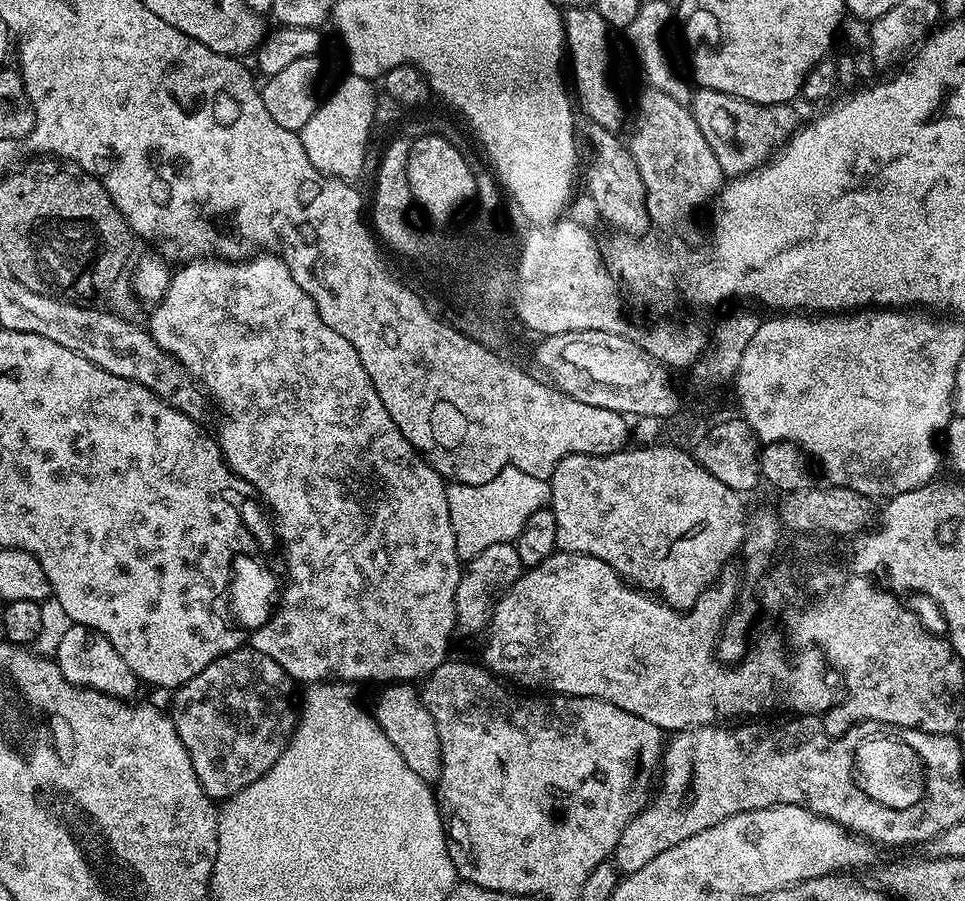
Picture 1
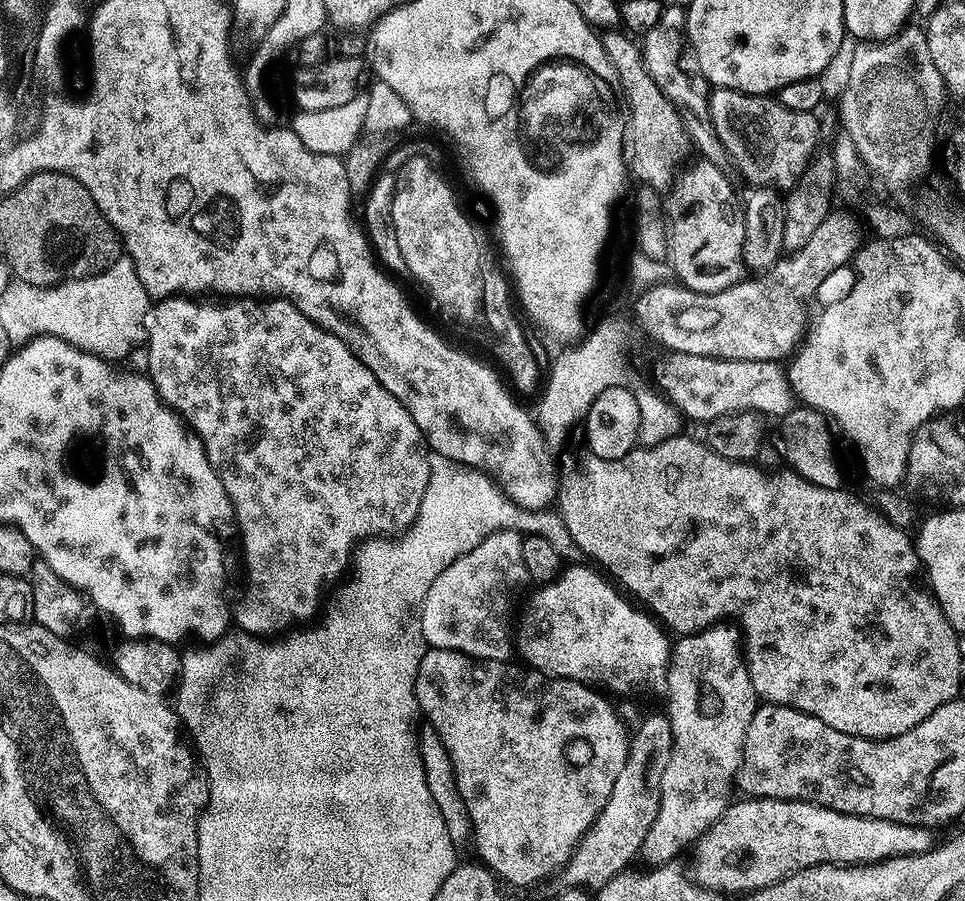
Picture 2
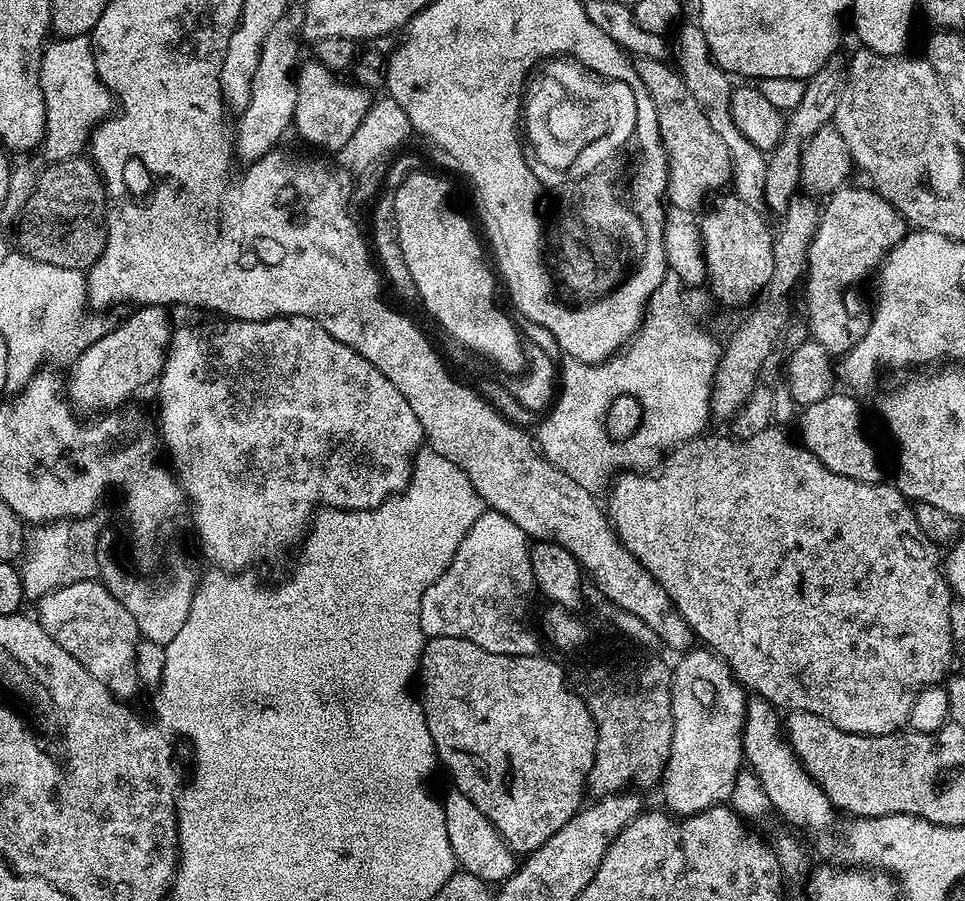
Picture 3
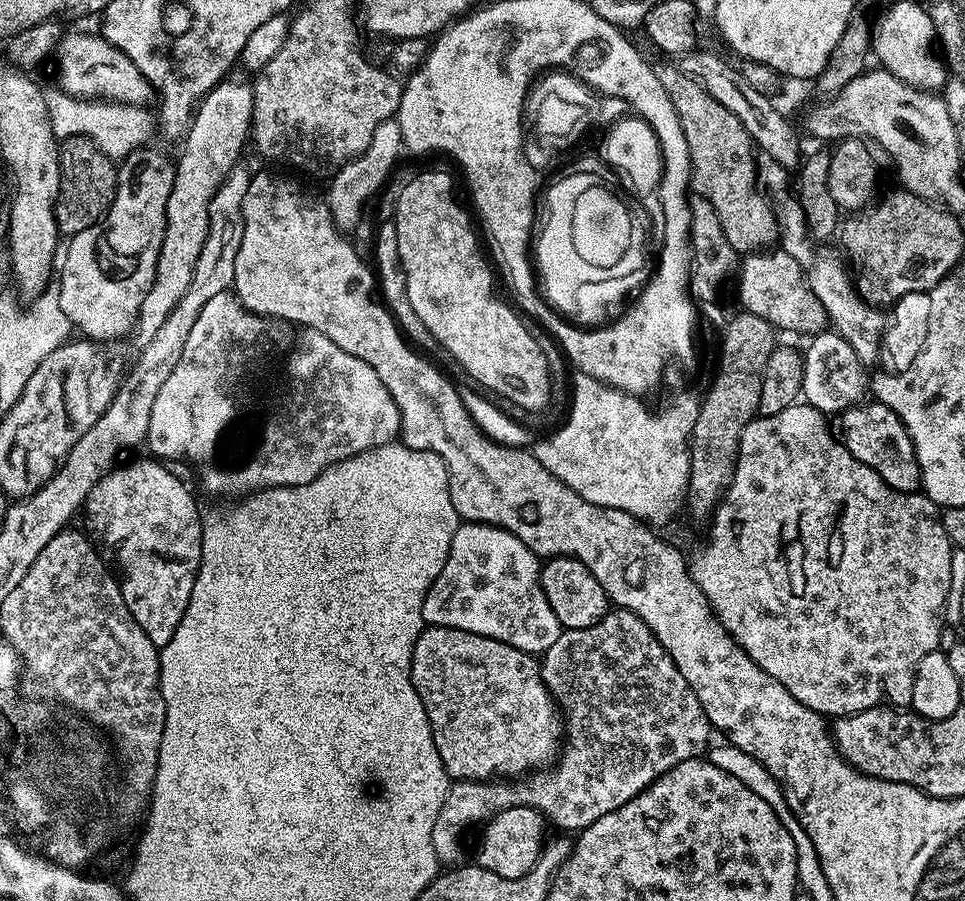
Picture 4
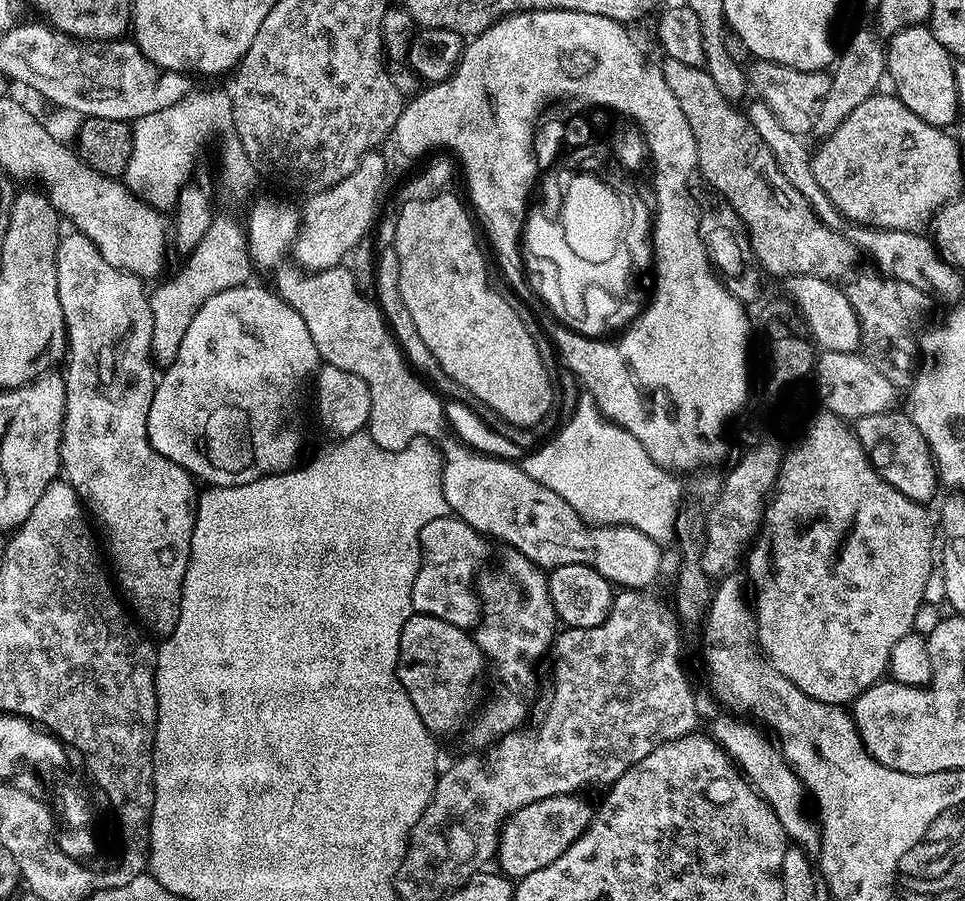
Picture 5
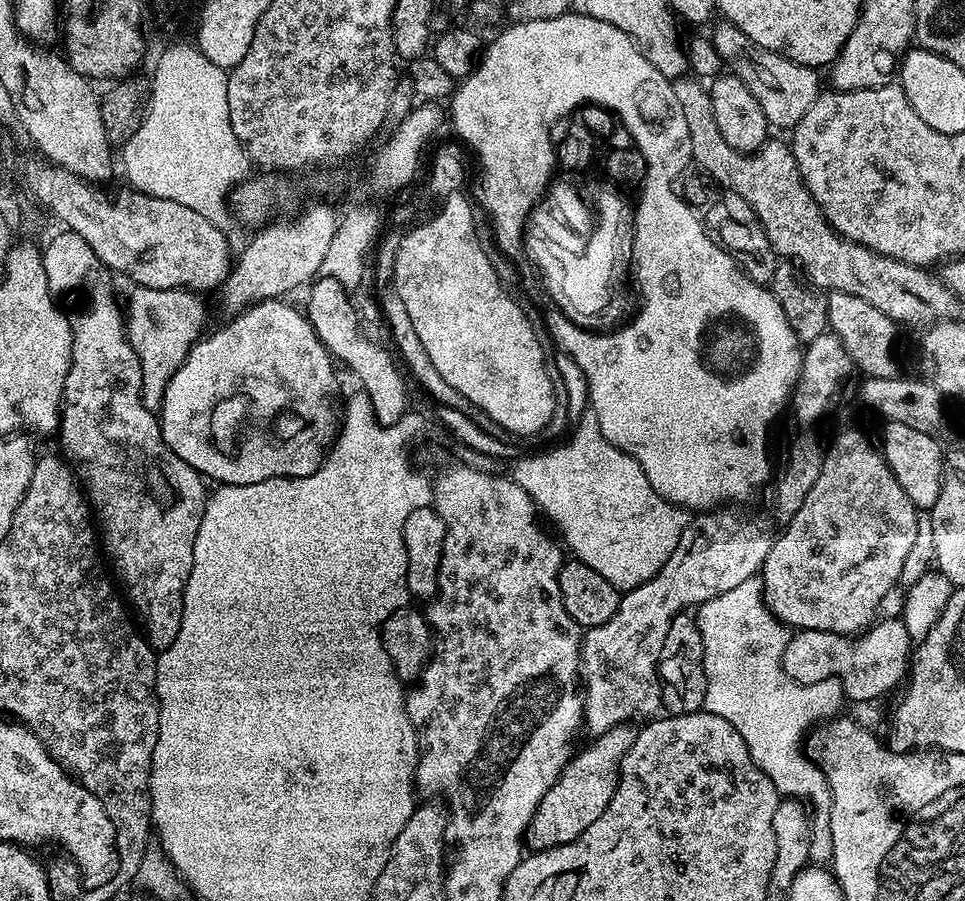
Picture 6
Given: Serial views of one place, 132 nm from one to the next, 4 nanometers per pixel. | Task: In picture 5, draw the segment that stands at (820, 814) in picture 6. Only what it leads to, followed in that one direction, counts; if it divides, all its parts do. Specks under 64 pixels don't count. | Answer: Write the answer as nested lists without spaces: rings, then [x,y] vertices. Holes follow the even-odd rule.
[[[730,714],[718,717],[712,724],[710,734],[722,747],[725,753],[733,760],[733,763],[748,780],[749,784],[771,806],[775,816],[783,826],[785,835],[795,843],[805,844],[815,839],[816,830],[812,821],[804,814],[804,800],[806,801],[806,789],[793,770],[781,758],[779,751],[773,746],[771,739],[761,729],[756,730],[751,723],[741,724],[741,719]]]

